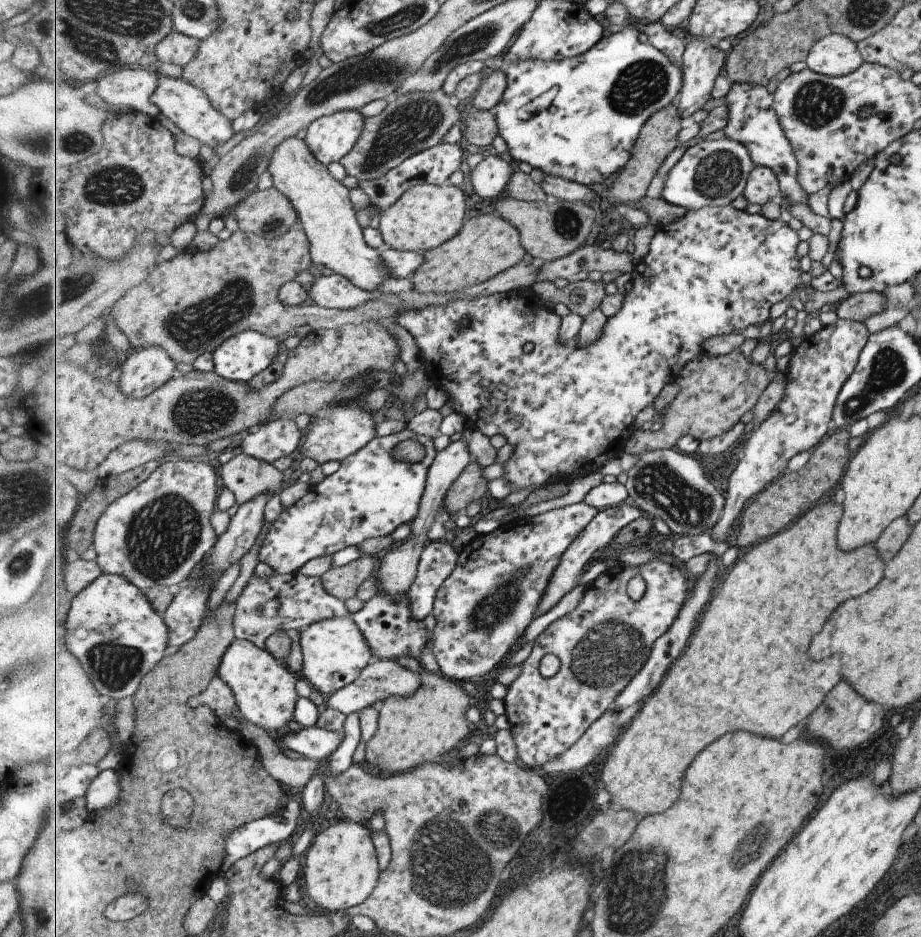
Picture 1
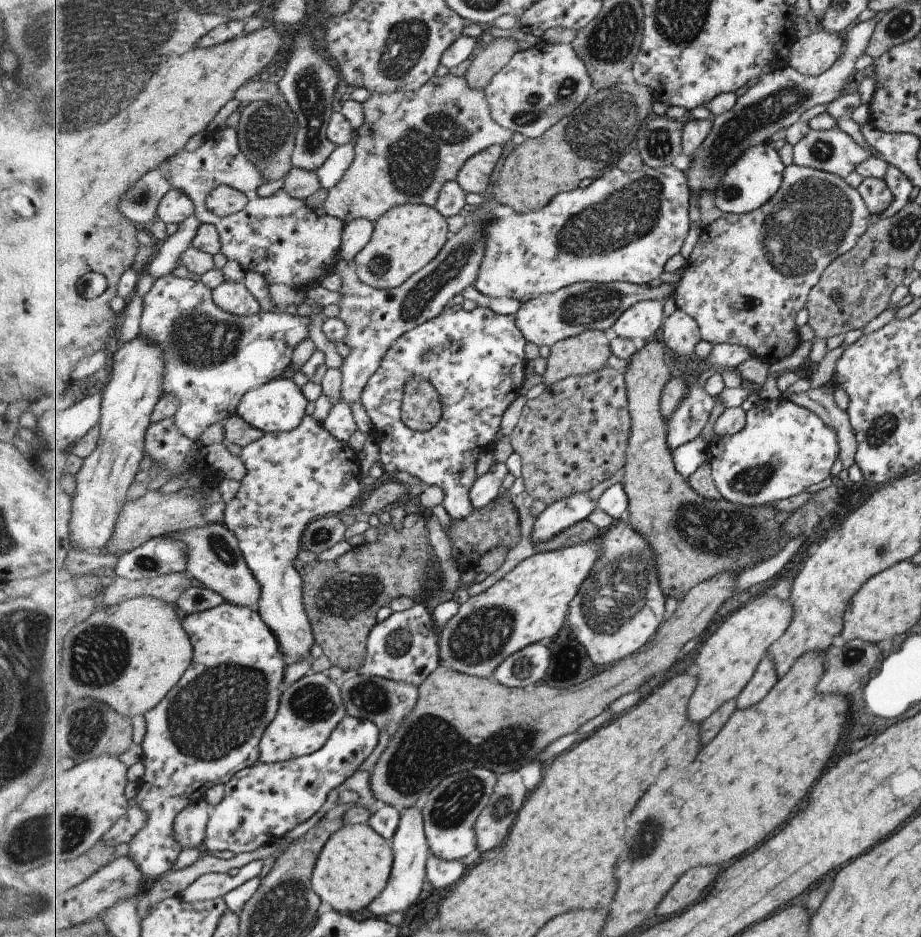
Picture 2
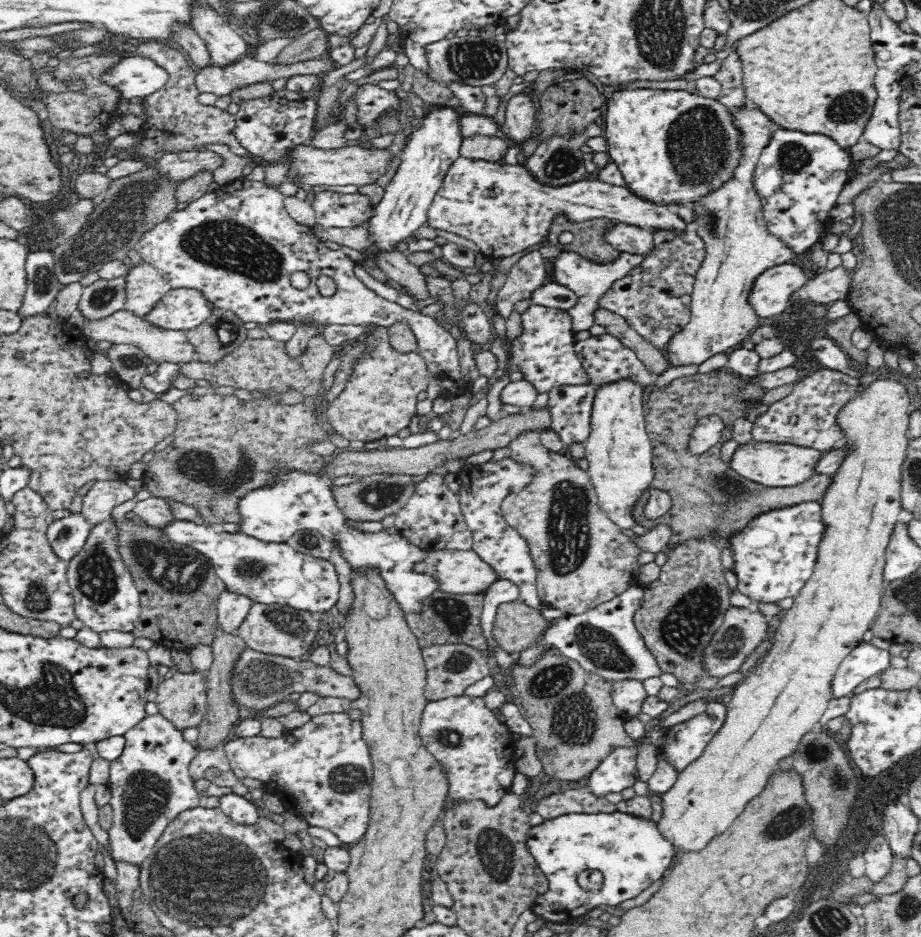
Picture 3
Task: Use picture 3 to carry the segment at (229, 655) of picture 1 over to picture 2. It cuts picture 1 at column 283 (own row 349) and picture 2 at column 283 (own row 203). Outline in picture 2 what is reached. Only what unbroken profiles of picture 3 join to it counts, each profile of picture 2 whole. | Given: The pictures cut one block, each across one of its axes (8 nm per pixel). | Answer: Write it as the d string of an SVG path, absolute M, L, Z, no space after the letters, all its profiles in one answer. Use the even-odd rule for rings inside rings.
M311 672L284 690L277 716L261 738L259 763L287 762L315 754L328 744L346 715L342 687L337 686L327 673Z

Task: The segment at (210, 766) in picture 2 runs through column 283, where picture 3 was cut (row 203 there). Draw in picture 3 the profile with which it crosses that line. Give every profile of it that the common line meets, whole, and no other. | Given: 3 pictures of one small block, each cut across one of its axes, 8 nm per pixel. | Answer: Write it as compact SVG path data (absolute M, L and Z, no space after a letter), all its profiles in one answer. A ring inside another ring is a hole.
M620 89L607 99L607 153L616 162L631 194L646 202L674 206L698 203L706 195L733 179L737 166L745 156L745 143L736 116L717 99L704 98L685 90Z

